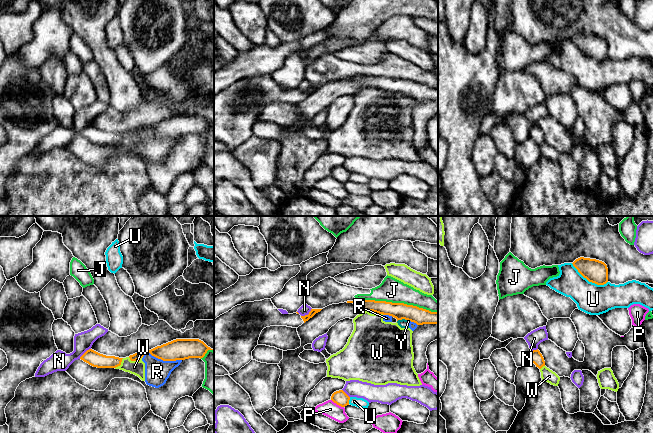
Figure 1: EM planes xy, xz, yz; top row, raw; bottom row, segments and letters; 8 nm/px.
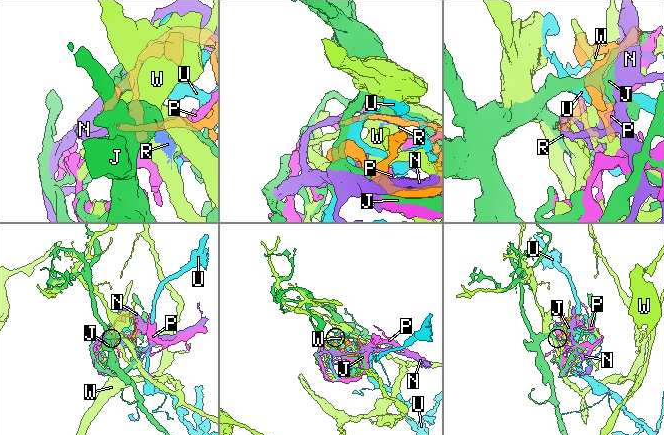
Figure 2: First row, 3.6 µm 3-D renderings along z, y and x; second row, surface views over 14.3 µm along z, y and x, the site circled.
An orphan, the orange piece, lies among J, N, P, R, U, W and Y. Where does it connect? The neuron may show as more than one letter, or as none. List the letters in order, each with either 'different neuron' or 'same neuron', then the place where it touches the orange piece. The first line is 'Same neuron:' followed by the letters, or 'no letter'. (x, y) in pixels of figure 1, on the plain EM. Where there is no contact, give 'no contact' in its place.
Same neuron: no letter
J: different neuron; contact xz (397, 79)
N: different neuron; contact xz (308, 90)
P: different neuron; contact xz (337, 180)
R: different neuron; contact xy (164, 136)
U: different neuron; contact yz (589, 57)
W: different neuron; contact xy (135, 136)
Y: different neuron; contact xz (402, 94)

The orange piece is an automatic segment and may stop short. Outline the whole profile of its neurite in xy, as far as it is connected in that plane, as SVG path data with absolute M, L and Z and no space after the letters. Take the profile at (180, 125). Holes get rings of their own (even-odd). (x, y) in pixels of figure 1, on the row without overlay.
M176 115L149 126L149 129L163 137L176 137L189 134L201 135L208 126L213 125L199 115Z

